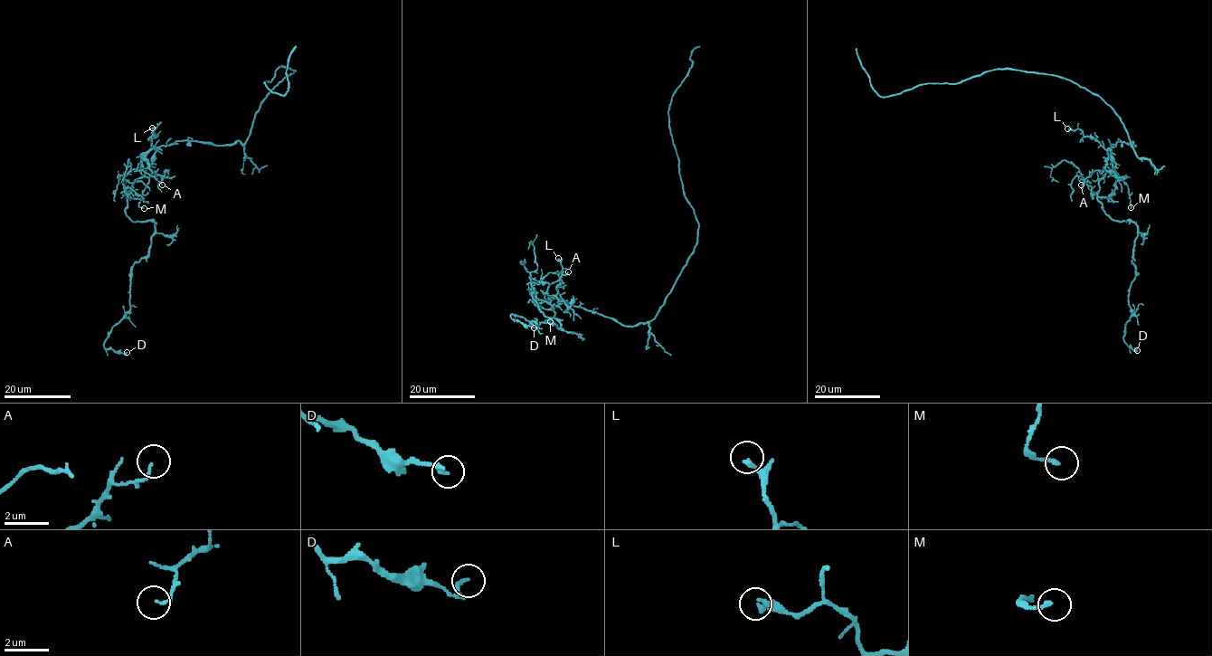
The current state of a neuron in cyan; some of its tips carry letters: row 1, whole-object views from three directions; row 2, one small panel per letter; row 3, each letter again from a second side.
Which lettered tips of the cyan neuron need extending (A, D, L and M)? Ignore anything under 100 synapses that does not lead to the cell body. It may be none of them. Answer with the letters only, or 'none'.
none

